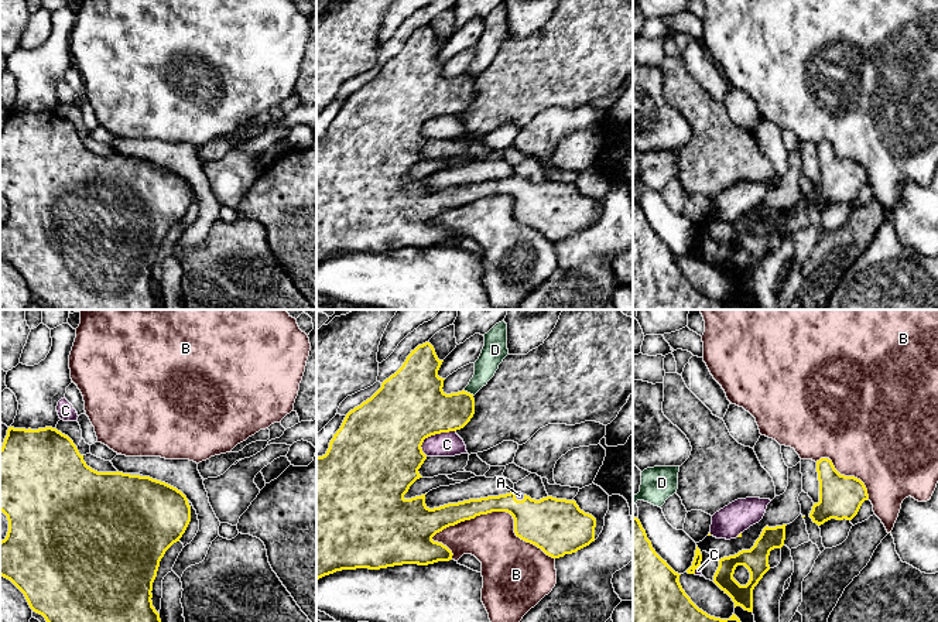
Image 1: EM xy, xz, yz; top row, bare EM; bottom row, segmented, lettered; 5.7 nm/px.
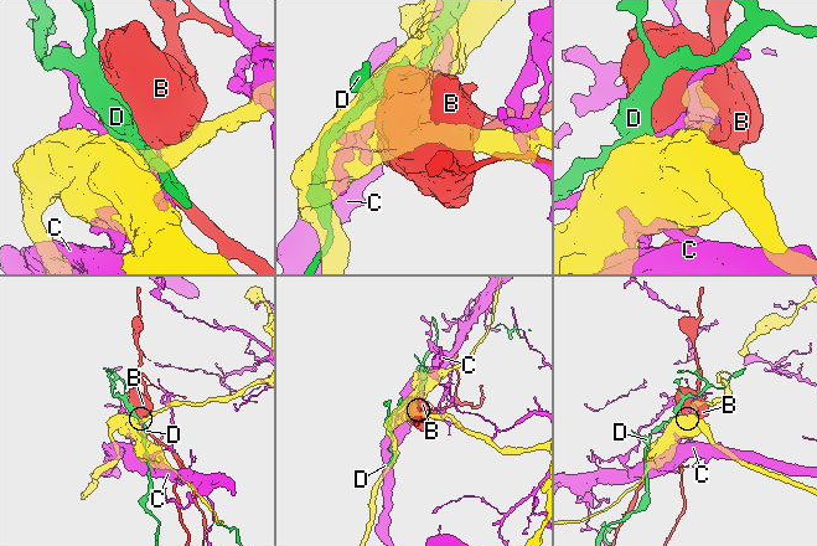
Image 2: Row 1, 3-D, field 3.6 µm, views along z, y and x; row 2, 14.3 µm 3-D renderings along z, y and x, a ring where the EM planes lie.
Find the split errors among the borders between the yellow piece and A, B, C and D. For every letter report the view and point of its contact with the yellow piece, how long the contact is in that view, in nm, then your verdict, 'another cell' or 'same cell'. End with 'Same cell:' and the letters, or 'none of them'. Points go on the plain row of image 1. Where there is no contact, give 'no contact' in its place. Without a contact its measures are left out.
A: meets yellow in xz at (516, 183); contact 80 nm long; same cell
B: meets yellow in xz at (500, 194); contact 700 nm long; another cell
C: meets yellow in xz at (434, 118); contact 240 nm long; another cell
D: meets yellow in xz at (469, 77); contact 70 nm long; another cell
Same cell: A

